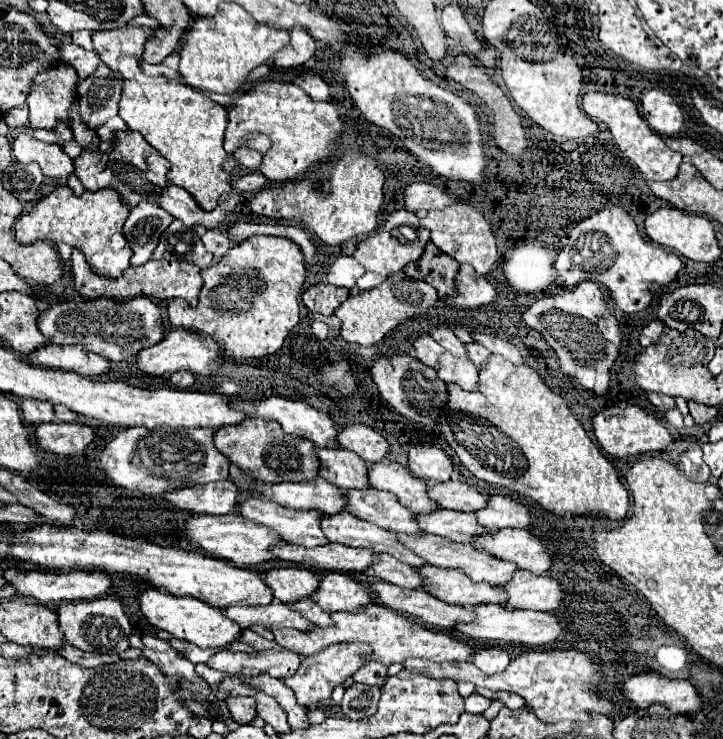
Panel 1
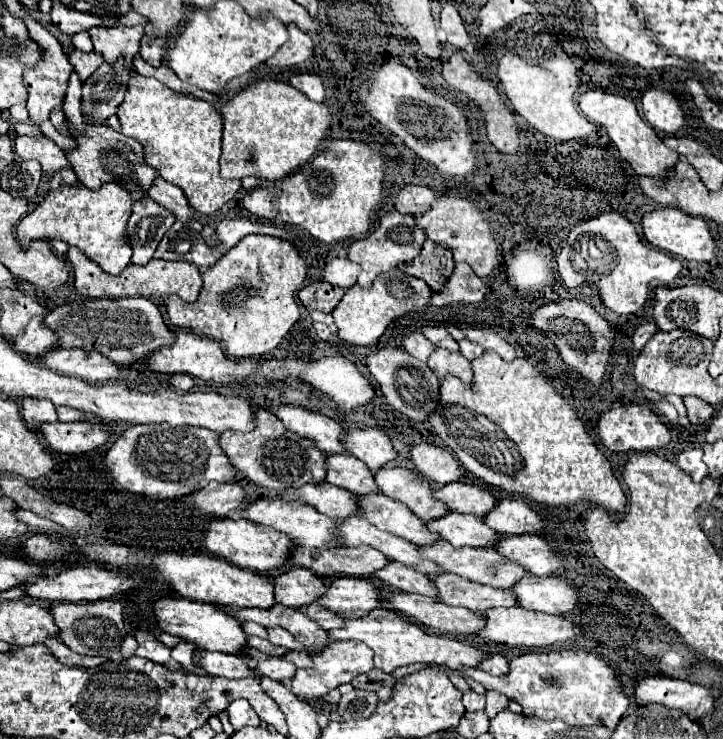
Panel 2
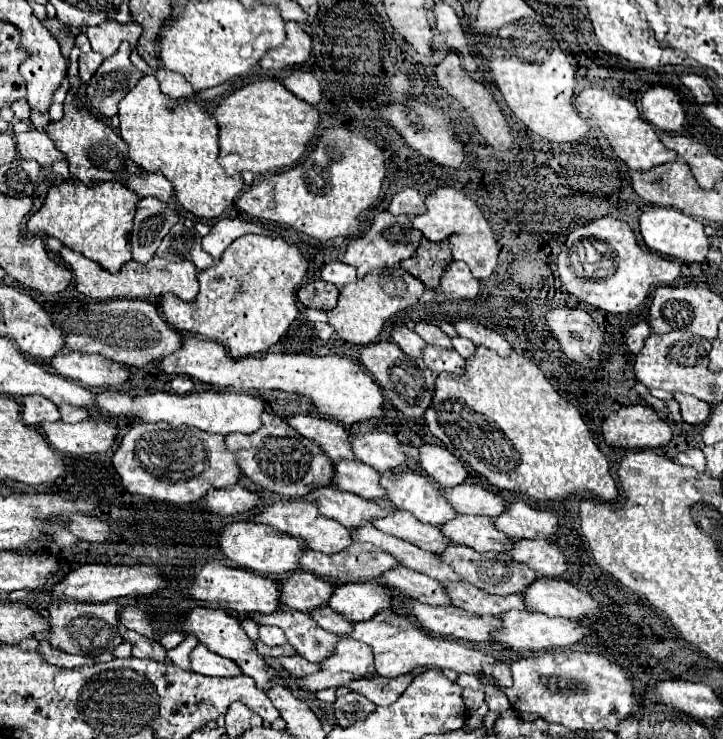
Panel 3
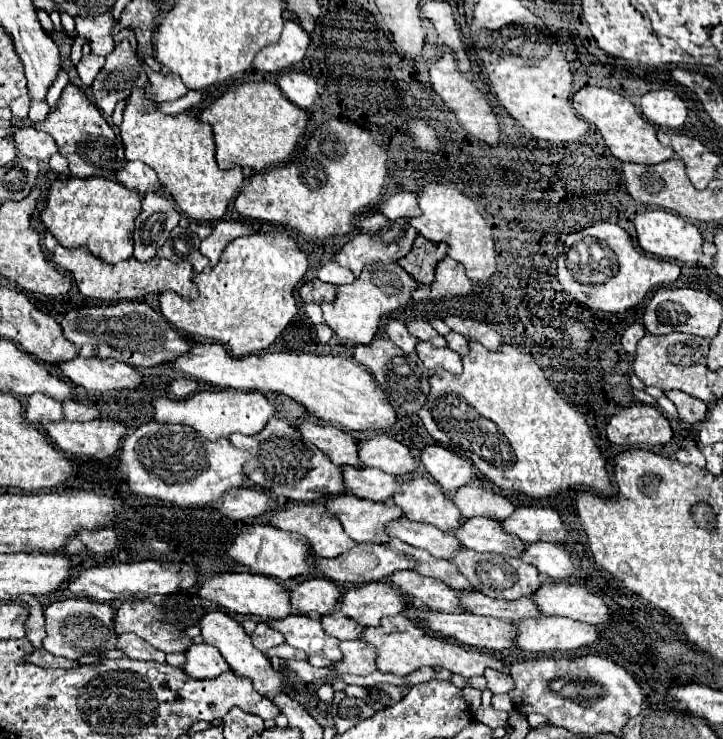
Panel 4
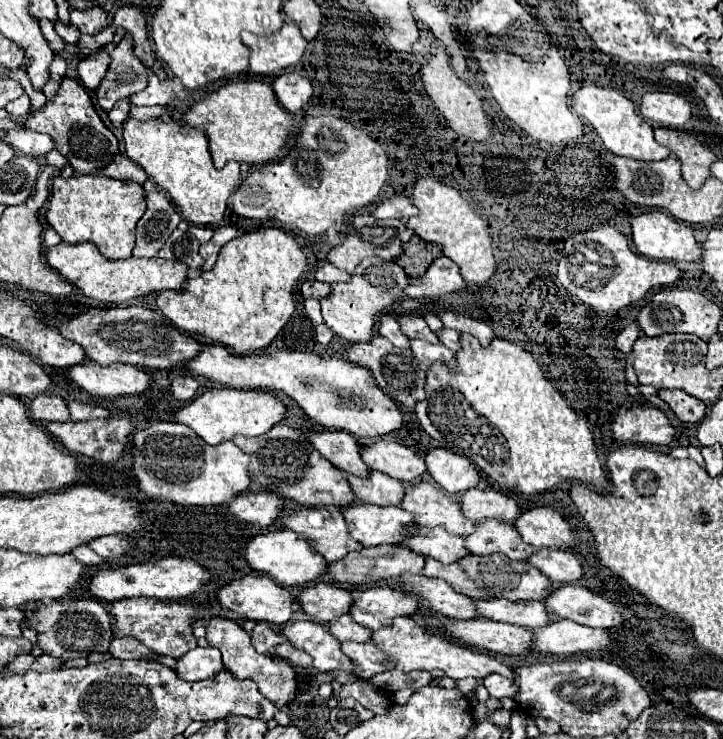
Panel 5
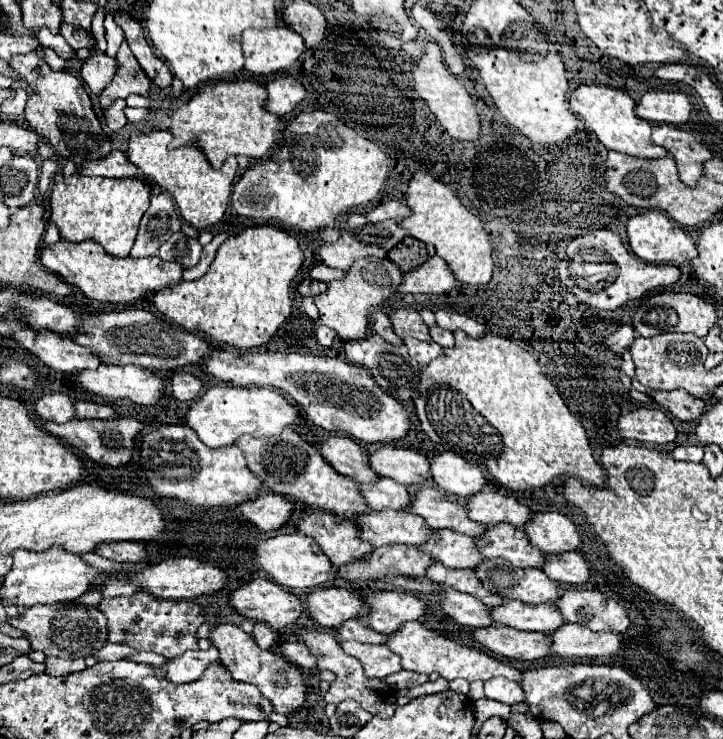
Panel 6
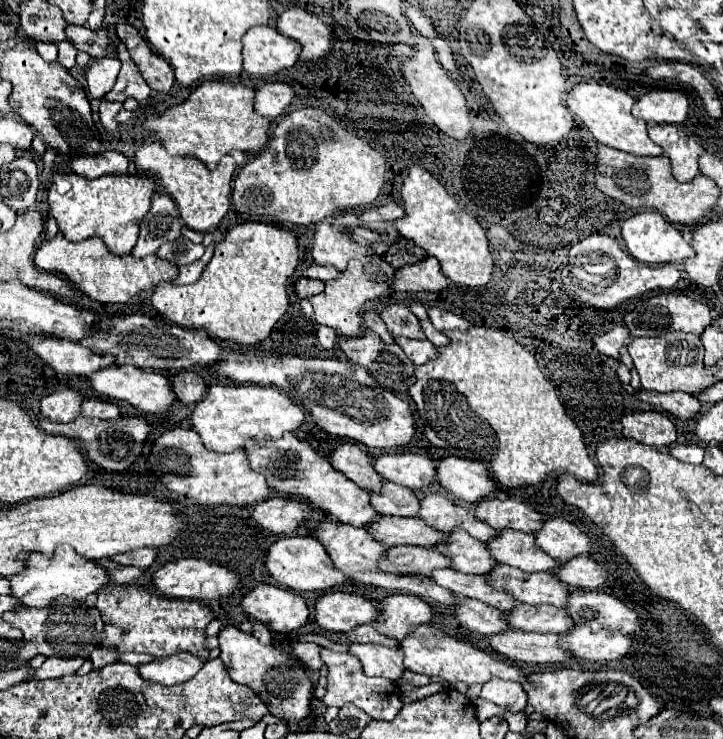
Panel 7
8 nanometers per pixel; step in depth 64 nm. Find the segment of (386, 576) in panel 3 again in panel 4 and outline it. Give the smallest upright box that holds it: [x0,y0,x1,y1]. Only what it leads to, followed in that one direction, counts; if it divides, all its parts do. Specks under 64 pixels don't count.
[390,570,460,612]

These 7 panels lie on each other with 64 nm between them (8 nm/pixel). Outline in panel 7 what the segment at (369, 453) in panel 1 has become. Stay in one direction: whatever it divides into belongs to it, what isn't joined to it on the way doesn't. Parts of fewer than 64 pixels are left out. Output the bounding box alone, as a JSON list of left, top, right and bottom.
[374,452,434,490]

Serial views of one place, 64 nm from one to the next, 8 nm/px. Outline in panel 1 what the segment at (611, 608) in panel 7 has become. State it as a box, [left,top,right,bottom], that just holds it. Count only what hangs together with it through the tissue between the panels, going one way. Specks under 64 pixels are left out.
[502,570,564,610]

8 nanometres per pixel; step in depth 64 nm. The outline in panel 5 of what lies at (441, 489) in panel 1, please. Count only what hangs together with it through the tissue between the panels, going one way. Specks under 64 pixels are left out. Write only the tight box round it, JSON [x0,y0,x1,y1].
[460,488,522,524]

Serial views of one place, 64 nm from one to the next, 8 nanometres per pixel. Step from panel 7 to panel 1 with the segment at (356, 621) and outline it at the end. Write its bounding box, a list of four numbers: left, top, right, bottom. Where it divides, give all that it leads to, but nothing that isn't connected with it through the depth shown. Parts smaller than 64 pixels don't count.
[264,566,318,604]

